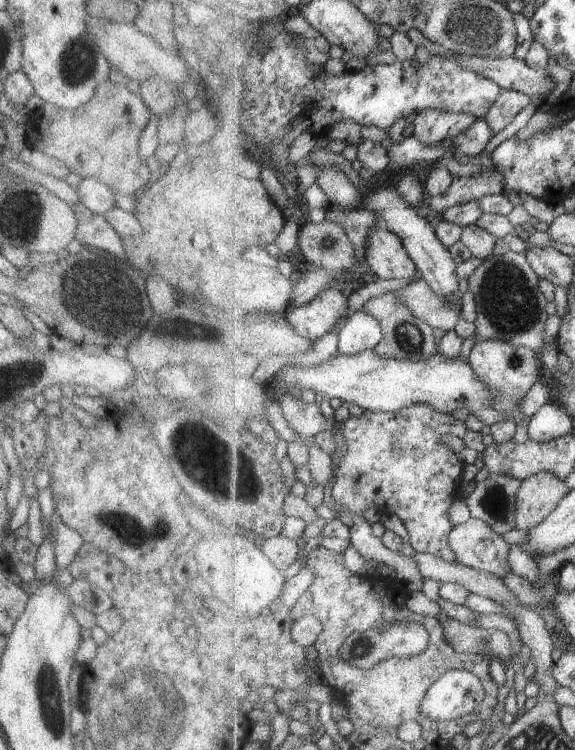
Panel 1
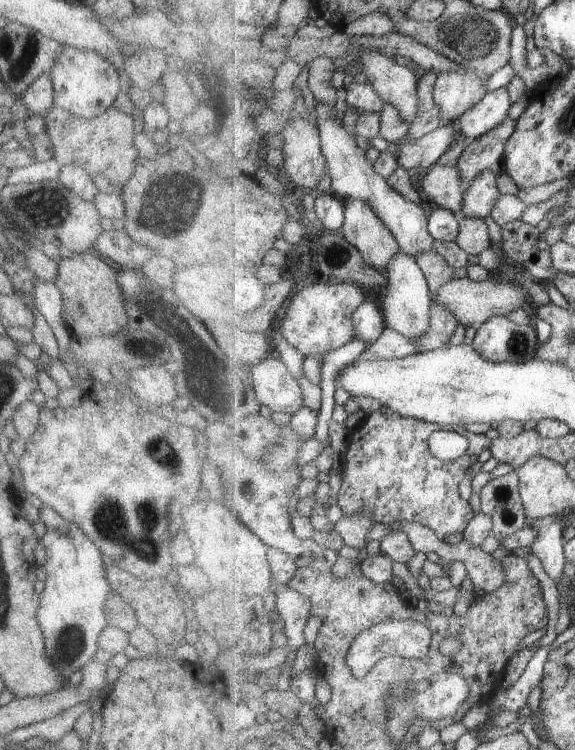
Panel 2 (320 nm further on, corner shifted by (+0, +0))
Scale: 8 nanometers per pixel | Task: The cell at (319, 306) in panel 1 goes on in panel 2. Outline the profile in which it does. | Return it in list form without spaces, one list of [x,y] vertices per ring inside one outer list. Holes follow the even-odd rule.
[[[328,281],[308,285],[293,296],[285,318],[279,321],[281,334],[306,358],[325,355],[356,340],[353,314],[365,303],[362,287],[352,282]]]

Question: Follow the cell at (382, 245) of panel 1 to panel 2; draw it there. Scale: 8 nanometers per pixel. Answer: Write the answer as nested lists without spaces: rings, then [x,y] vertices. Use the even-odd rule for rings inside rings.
[[[347,199],[345,200],[345,221],[343,227],[338,232],[343,232],[345,238],[353,244],[362,258],[369,264],[379,270],[387,268],[391,260],[401,252],[401,246],[391,230],[387,228],[383,220],[375,214],[375,210],[363,202],[363,200]]]

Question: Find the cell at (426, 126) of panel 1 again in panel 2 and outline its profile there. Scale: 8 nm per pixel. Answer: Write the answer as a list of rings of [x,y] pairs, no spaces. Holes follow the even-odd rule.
[[[468,69],[441,72],[434,88],[434,100],[441,110],[438,125],[458,122],[469,108],[486,98],[487,77]]]

